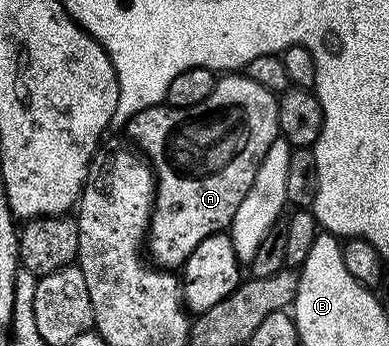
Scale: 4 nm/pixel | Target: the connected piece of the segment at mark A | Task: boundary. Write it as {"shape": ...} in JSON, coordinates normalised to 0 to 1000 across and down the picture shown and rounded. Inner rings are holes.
{"shape":[[[594,208],[566,223],[548,266],[496,312],[411,301],[326,350],[321,384],[398,494],[398,595],[373,723],[401,772],[468,772],[527,682],[571,676],[591,656],[692,416],[720,396],[715,309],[710,275],[640,231],[632,211]]]}

